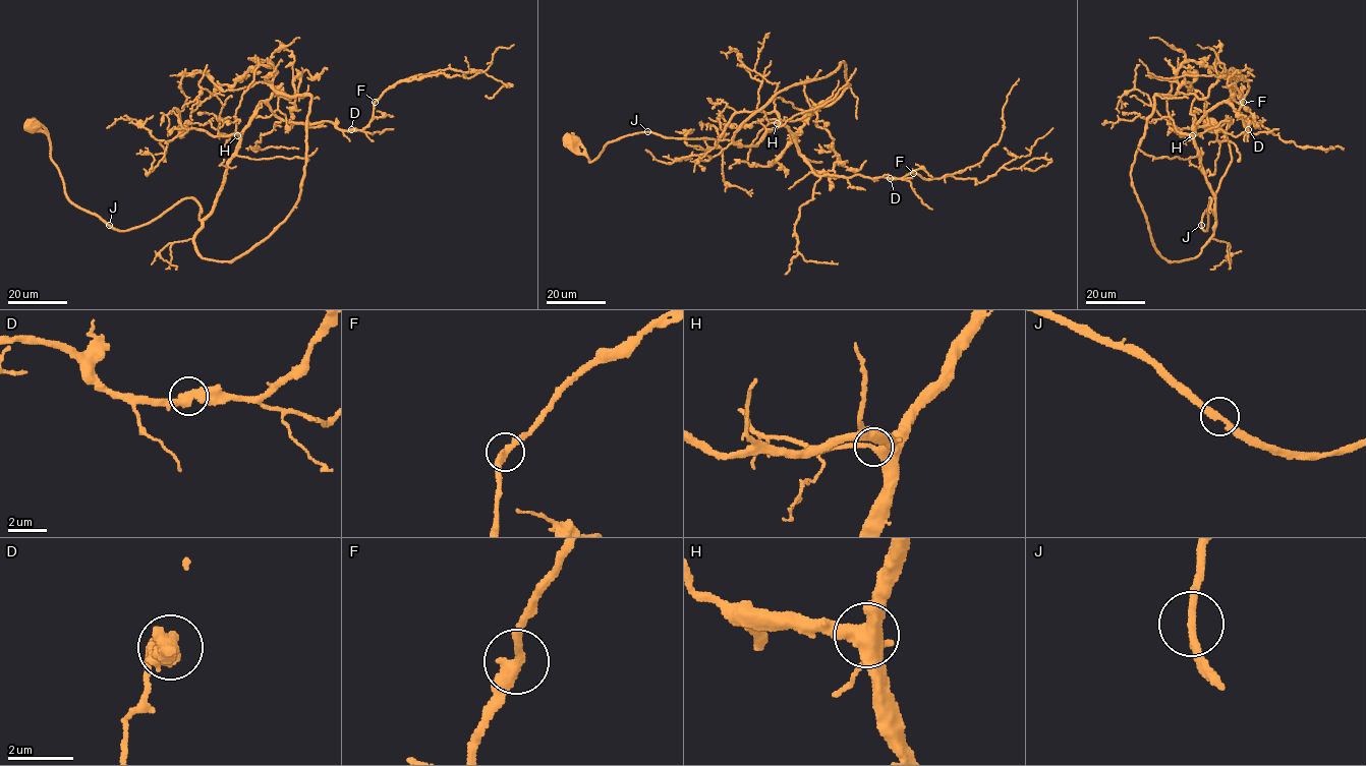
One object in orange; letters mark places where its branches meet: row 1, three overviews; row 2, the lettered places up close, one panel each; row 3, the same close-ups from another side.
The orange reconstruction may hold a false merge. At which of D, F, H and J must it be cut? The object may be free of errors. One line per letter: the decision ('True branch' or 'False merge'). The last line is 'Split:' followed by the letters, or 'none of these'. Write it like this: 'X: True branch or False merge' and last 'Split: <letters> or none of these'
D: True branch
F: True branch
H: True branch
J: True branch
Split: none of these

